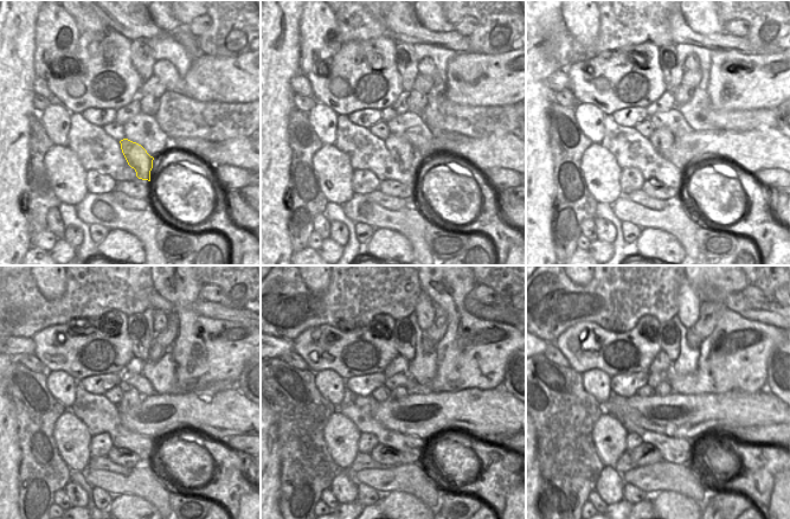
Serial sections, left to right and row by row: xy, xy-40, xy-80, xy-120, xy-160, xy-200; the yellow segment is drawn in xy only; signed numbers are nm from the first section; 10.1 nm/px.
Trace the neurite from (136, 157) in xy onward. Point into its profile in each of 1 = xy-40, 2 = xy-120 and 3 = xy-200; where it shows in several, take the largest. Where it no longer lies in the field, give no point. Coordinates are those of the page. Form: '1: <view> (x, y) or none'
1: xy-40 (409, 159)
2: xy-120 (132, 398)
3: xy-200 (663, 389)

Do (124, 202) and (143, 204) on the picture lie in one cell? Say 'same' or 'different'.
same

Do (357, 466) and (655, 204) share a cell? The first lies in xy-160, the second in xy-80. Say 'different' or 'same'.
same

